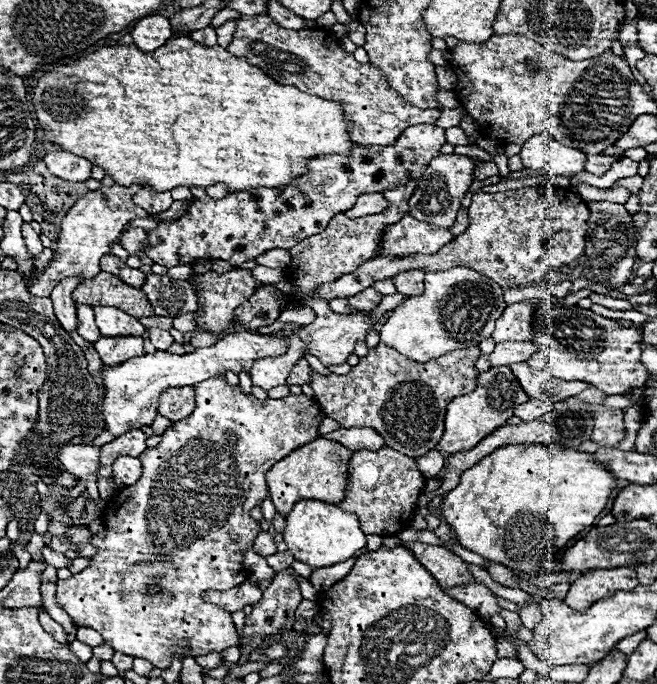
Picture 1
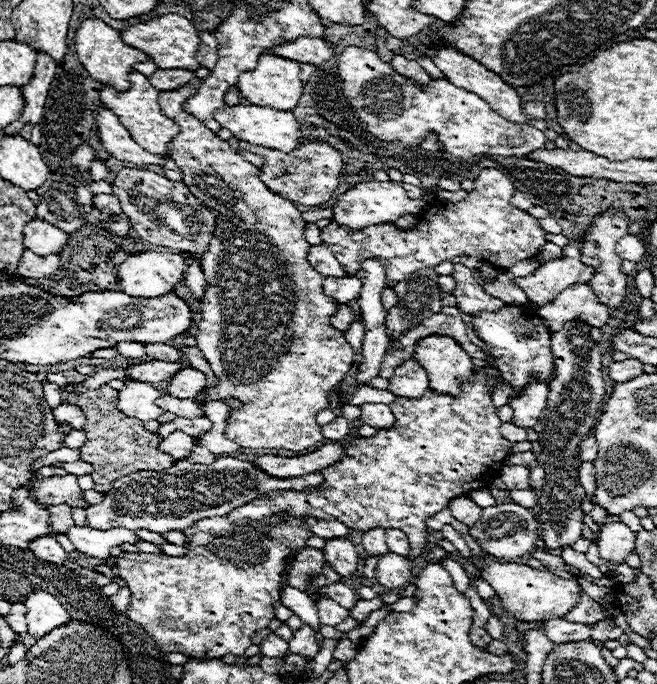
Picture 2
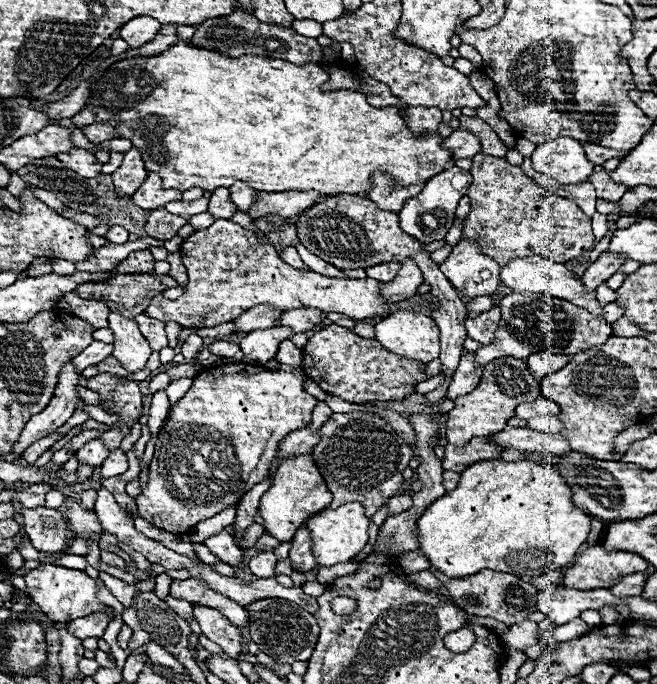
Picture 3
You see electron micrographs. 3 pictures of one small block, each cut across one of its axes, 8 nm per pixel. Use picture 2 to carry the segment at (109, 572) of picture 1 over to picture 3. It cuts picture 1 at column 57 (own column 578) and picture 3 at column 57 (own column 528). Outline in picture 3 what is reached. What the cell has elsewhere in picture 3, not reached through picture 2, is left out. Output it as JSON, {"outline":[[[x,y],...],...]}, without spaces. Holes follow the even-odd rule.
{"outline":[[[42,564],[36,570],[30,570],[24,576],[24,580],[26,580],[26,590],[30,598],[42,608],[42,612],[52,622],[70,622],[74,618],[82,618],[82,616],[98,614],[106,610],[106,606],[98,600],[98,586],[102,582],[90,578],[82,570],[68,570],[54,564]]]}

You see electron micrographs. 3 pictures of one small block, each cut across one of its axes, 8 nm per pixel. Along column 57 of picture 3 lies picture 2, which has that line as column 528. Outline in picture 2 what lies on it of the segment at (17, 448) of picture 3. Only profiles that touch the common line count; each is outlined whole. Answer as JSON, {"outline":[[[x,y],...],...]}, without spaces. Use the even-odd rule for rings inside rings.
{"outline":[[[532,382],[520,398],[510,402],[510,406],[514,408],[512,424],[526,428],[526,430],[534,428],[540,418],[540,412],[546,406],[546,396],[548,396],[548,386],[540,382]]]}

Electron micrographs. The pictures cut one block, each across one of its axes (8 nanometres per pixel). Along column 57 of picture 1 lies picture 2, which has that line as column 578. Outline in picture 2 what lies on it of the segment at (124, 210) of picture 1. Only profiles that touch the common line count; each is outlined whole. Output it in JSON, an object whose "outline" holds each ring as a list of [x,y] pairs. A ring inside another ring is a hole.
{"outline":[[[572,242],[564,248],[564,260],[550,260],[540,264],[526,278],[514,278],[514,284],[522,288],[528,302],[536,308],[552,304],[554,298],[572,284],[588,284],[594,276],[590,266],[580,262],[580,244]]]}

